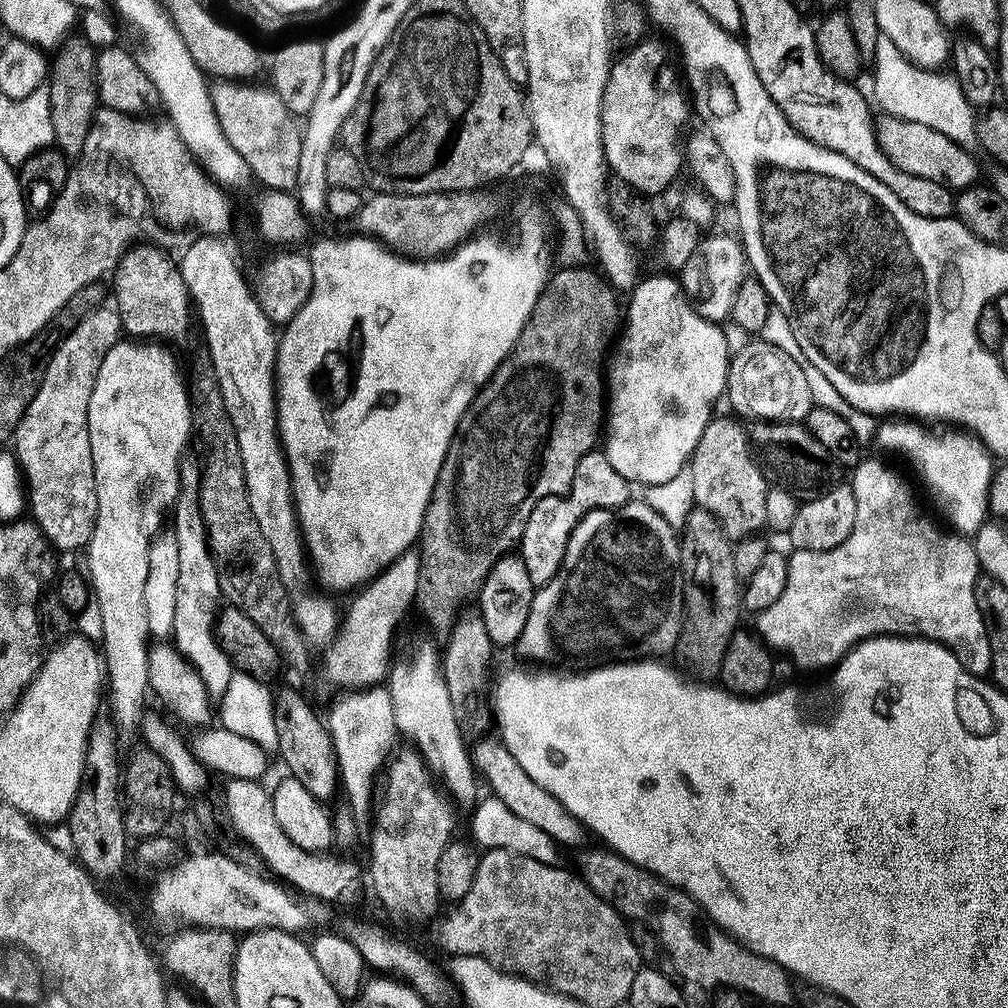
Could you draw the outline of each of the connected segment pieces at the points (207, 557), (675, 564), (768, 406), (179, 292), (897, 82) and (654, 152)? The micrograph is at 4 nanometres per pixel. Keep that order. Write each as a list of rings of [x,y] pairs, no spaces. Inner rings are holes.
[[[191,454],[185,455],[181,459],[180,495],[176,497],[176,507],[170,516],[170,530],[176,535],[178,542],[178,590],[174,598],[174,630],[171,639],[174,641],[176,649],[180,651],[180,655],[192,663],[192,668],[202,678],[209,697],[220,698],[230,683],[234,669],[216,640],[216,618],[222,604],[219,588],[219,578],[222,572],[217,567],[216,559],[209,549],[208,532],[203,522],[202,510],[199,509],[201,471],[201,461],[195,460]]]
[[[632,498],[620,508],[596,508],[588,512],[574,526],[568,539],[566,554],[562,558],[562,566],[557,568],[550,582],[539,585],[534,594],[534,602],[530,602],[530,618],[526,618],[526,626],[522,626],[522,634],[518,641],[518,649],[524,656],[533,656],[536,660],[569,660],[576,666],[599,666],[622,660],[639,660],[641,658],[664,658],[667,652],[680,643],[680,631],[684,628],[684,575],[680,573],[680,541],[677,529],[668,525],[666,518],[658,514],[658,510],[644,503],[643,499]]]
[[[752,340],[737,353],[735,360],[729,365],[726,400],[732,403],[731,411],[737,417],[752,416],[769,422],[801,423],[805,421],[812,407],[810,384],[806,380],[804,367],[798,362],[787,359],[776,346],[763,340]]]
[[[136,244],[124,253],[123,258],[116,265],[112,273],[114,286],[114,307],[119,314],[121,329],[133,339],[139,340],[167,340],[169,343],[184,343],[190,332],[189,328],[194,324],[194,305],[192,297],[189,294],[189,288],[186,286],[185,279],[182,278],[181,270],[177,261],[165,249],[159,245]]]
[[[889,47],[885,50],[876,52],[874,56],[874,62],[876,62],[876,100],[884,107],[883,111],[889,116],[897,116],[898,118],[906,118],[910,122],[922,122],[922,126],[931,126],[934,130],[938,130],[938,134],[946,134],[946,138],[950,138],[954,142],[958,142],[963,148],[972,150],[977,147],[978,141],[976,138],[976,121],[978,119],[977,113],[974,111],[974,107],[966,100],[965,94],[960,89],[960,82],[956,80],[956,77],[952,74],[947,74],[940,70],[925,70],[919,68],[916,64],[911,64],[906,57],[899,52],[897,48]]]
[[[645,38],[639,44],[627,49],[621,56],[624,57],[621,60],[619,57],[608,72],[606,90],[602,94],[604,159],[607,160],[615,179],[625,180],[631,188],[637,188],[639,192],[645,194],[664,192],[675,182],[680,167],[682,170],[686,164],[680,131],[688,120],[690,100],[686,95],[685,85],[681,83],[682,76],[678,71],[677,61],[676,64],[672,61],[672,56],[662,41]]]

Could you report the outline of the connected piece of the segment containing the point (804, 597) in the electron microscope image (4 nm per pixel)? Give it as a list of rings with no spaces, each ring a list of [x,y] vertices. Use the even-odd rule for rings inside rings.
[[[861,459],[860,463],[851,469],[850,476],[852,476],[850,487],[854,490],[854,502],[858,502],[858,514],[854,517],[854,530],[850,530],[850,538],[846,538],[846,542],[842,542],[842,546],[838,546],[834,550],[825,552],[793,551],[788,556],[786,590],[782,590],[782,594],[778,598],[778,602],[774,602],[774,606],[766,606],[766,610],[762,610],[755,617],[754,628],[760,639],[777,653],[785,652],[800,668],[825,668],[828,670],[837,664],[854,645],[859,644],[862,640],[869,640],[871,636],[919,636],[925,640],[945,644],[956,655],[958,662],[962,662],[962,666],[967,672],[987,677],[992,671],[992,655],[990,654],[990,638],[986,630],[986,622],[982,618],[982,610],[978,610],[976,582],[982,573],[978,554],[974,550],[971,539],[967,535],[949,530],[947,527],[939,528],[924,513],[923,506],[916,501],[915,490],[894,469],[887,468],[882,461]]]

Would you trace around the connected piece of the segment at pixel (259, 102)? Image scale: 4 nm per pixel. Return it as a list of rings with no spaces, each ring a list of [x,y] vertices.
[[[221,79],[219,82],[213,83],[210,91],[214,114],[218,114],[222,134],[226,134],[230,146],[234,146],[234,150],[238,150],[238,154],[242,155],[257,181],[260,180],[271,191],[293,191],[297,184],[299,161],[302,158],[301,125],[298,123],[297,117],[293,116],[289,108],[282,102],[282,98],[278,98],[278,94],[273,92],[271,87],[264,85],[263,88],[260,84],[252,83],[256,82]]]

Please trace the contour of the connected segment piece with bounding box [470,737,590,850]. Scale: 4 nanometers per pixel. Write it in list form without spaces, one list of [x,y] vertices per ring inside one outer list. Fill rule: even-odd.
[[[482,738],[476,744],[473,743],[470,751],[473,767],[492,787],[489,788],[491,795],[506,802],[506,807],[513,814],[518,814],[518,818],[538,826],[538,830],[546,830],[546,834],[550,834],[550,838],[554,838],[561,846],[570,844],[580,850],[589,843],[587,840],[590,840],[590,833],[584,824],[578,822],[578,818],[574,818],[574,814],[570,814],[570,810],[566,810],[566,806],[562,806],[562,802],[558,802],[558,798],[550,794],[550,790],[542,790],[542,786],[538,786],[538,782],[534,782],[534,778],[530,778],[530,774],[526,774],[522,766],[518,766],[514,754],[506,750],[499,738]]]

